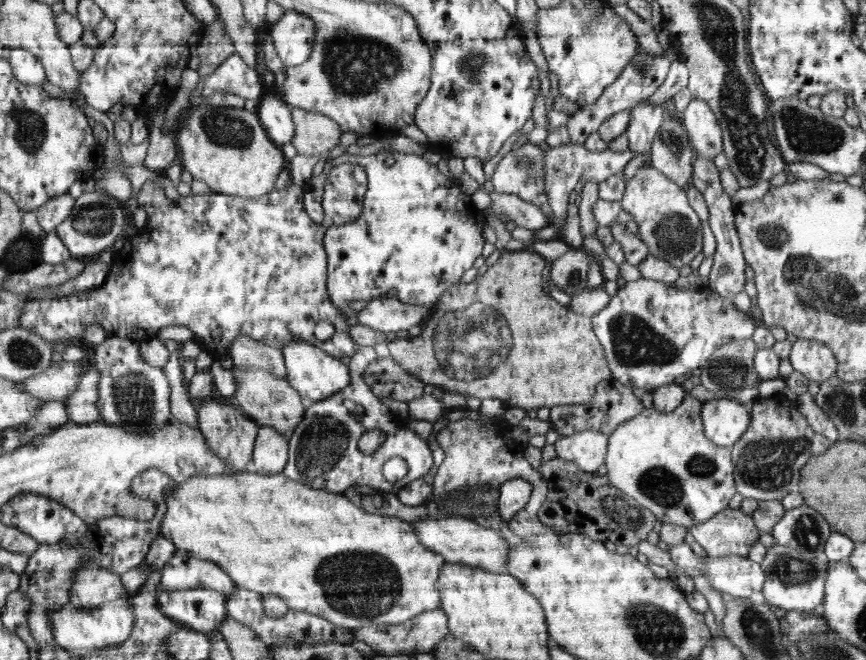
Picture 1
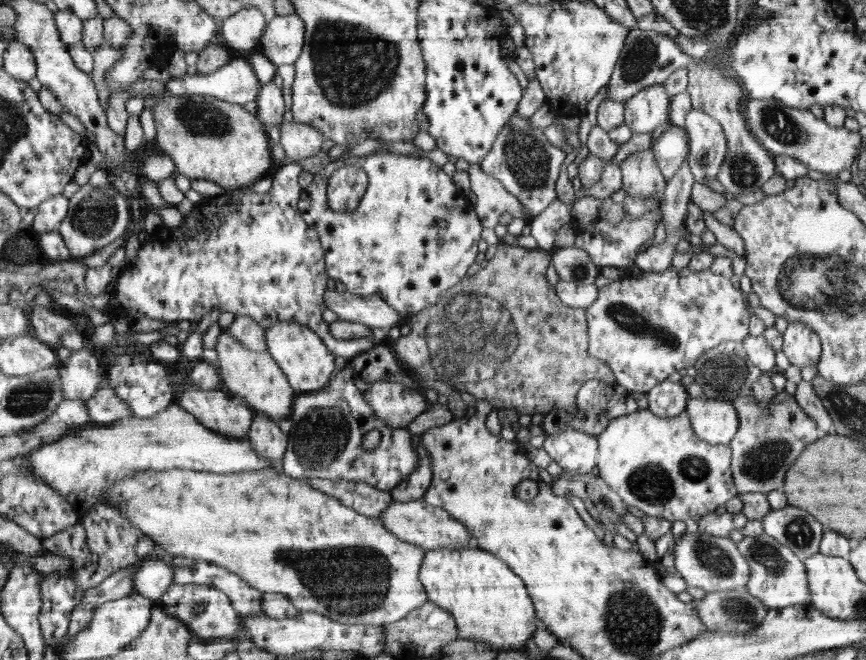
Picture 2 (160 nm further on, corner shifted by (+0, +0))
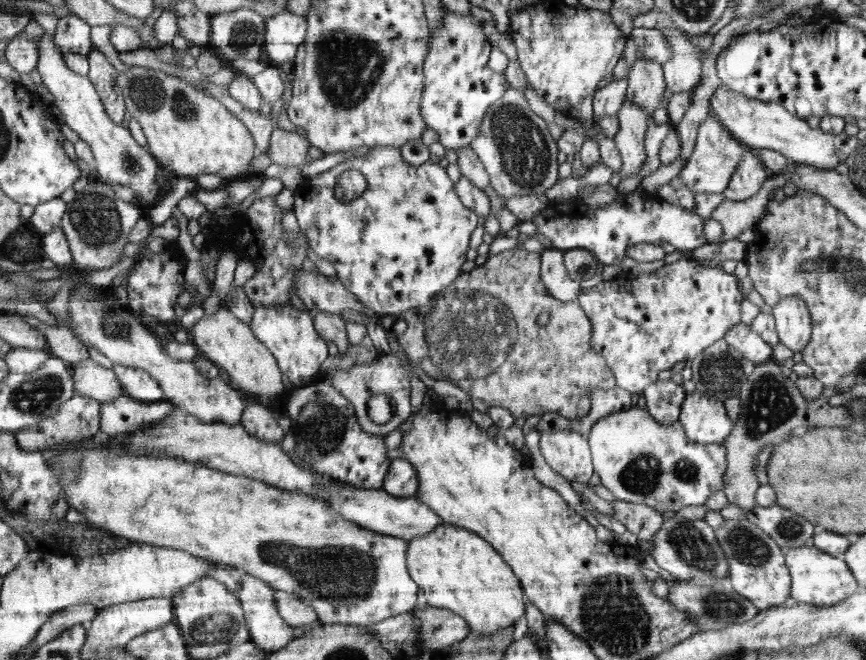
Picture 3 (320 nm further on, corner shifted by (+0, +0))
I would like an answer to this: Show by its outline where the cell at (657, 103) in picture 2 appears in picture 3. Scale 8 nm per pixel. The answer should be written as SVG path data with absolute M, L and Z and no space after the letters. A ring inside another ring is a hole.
M640 57L634 62L626 79L628 92L625 96L634 105L648 109L651 114L657 108L665 106L666 99L663 94L667 90L662 66L654 61Z

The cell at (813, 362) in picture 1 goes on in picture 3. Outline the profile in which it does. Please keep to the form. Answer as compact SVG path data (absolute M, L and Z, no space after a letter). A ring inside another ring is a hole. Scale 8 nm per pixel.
M794 295L784 297L772 306L779 342L790 347L793 353L808 348L811 340L811 316L807 304Z

